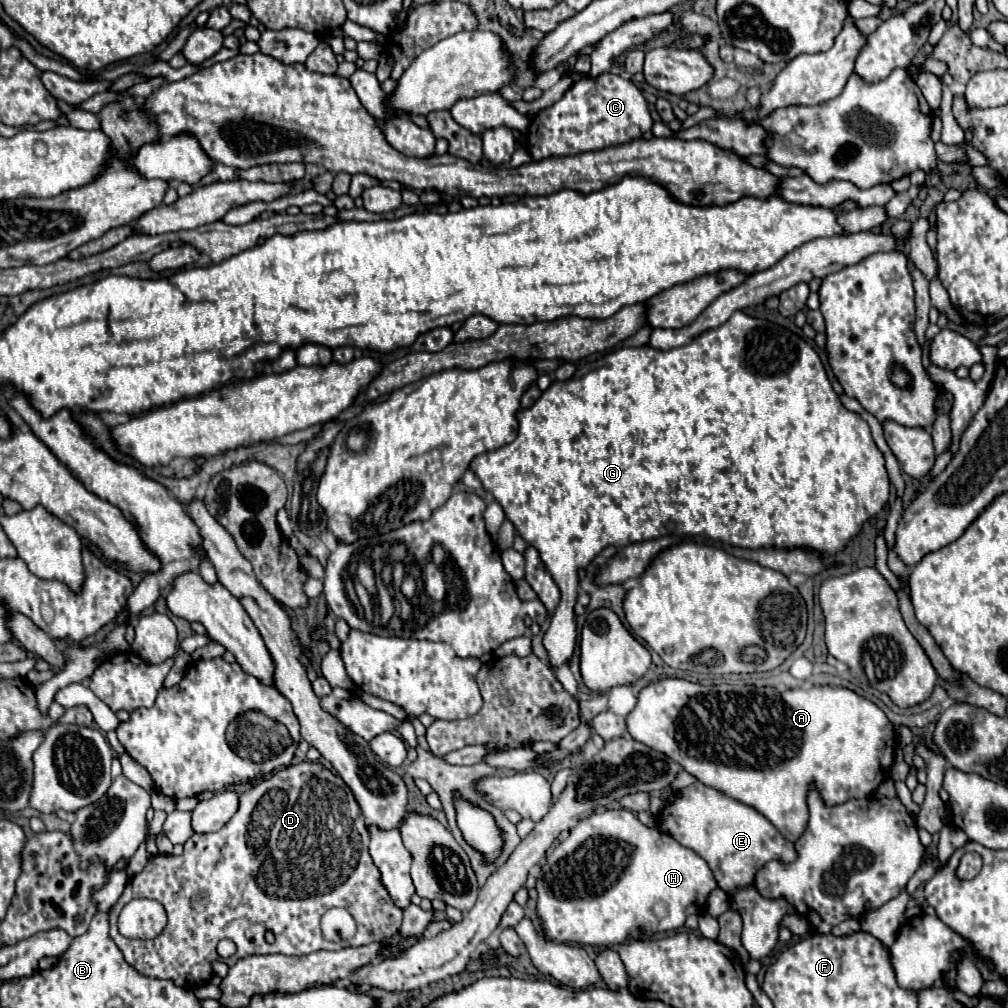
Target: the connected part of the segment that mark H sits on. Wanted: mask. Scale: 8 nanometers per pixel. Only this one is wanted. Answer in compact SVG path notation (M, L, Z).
M604 810L580 820L570 836L560 842L542 866L542 876L536 882L538 914L542 918L540 932L548 940L586 944L586 946L614 946L624 940L652 936L682 928L690 914L702 914L710 892L716 888L712 870L690 848L684 848L672 836L656 826L644 826L630 810Z

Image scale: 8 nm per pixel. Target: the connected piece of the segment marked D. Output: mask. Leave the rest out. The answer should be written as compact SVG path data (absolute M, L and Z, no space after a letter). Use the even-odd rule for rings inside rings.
M300 762L278 770L272 778L262 780L250 790L240 794L240 808L224 828L210 834L194 834L180 856L156 854L150 856L140 874L130 878L118 902L110 908L110 936L118 944L124 960L142 976L172 980L180 988L196 988L210 982L214 976L212 962L222 960L216 952L216 944L222 938L230 938L236 944L236 954L224 960L228 966L236 960L254 954L288 954L302 956L316 950L342 950L348 946L364 946L390 938L400 930L402 910L392 904L388 890L380 884L380 870L374 866L368 854L370 834L364 824L364 816L354 800L354 794L344 780L320 762ZM132 898L154 898L164 904L168 924L164 932L154 940L128 940L118 928L116 920L124 904ZM340 906L346 908L356 924L358 932L352 940L328 942L320 930L320 918L326 910ZM264 930L276 934L274 944L266 944Z

